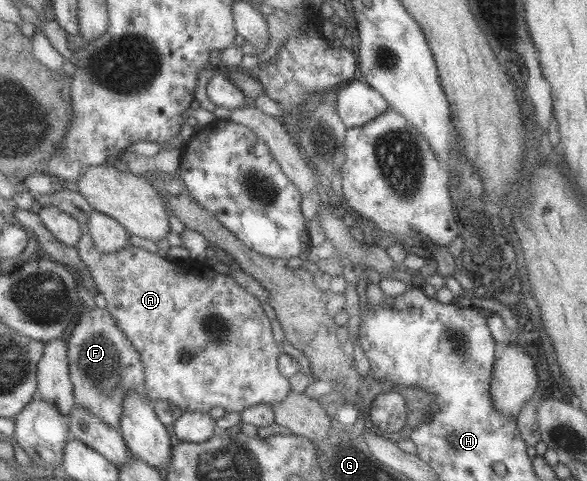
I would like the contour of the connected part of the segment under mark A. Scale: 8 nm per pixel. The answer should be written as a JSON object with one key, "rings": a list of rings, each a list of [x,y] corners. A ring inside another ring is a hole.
{"rings":[[[60,189],[51,193],[50,200],[40,196],[42,204],[58,205],[82,225],[83,235],[77,247],[81,259],[90,269],[96,288],[107,302],[106,309],[114,316],[126,337],[142,355],[146,369],[146,389],[152,401],[164,400],[177,404],[184,411],[210,412],[216,406],[226,412],[241,413],[247,408],[273,402],[282,402],[290,394],[290,380],[282,375],[279,367],[280,348],[272,332],[272,320],[266,316],[262,303],[254,294],[236,283],[226,274],[206,270],[184,270],[180,262],[166,259],[160,253],[130,244],[116,252],[102,252],[88,230],[88,221],[95,211],[80,192]]]}

